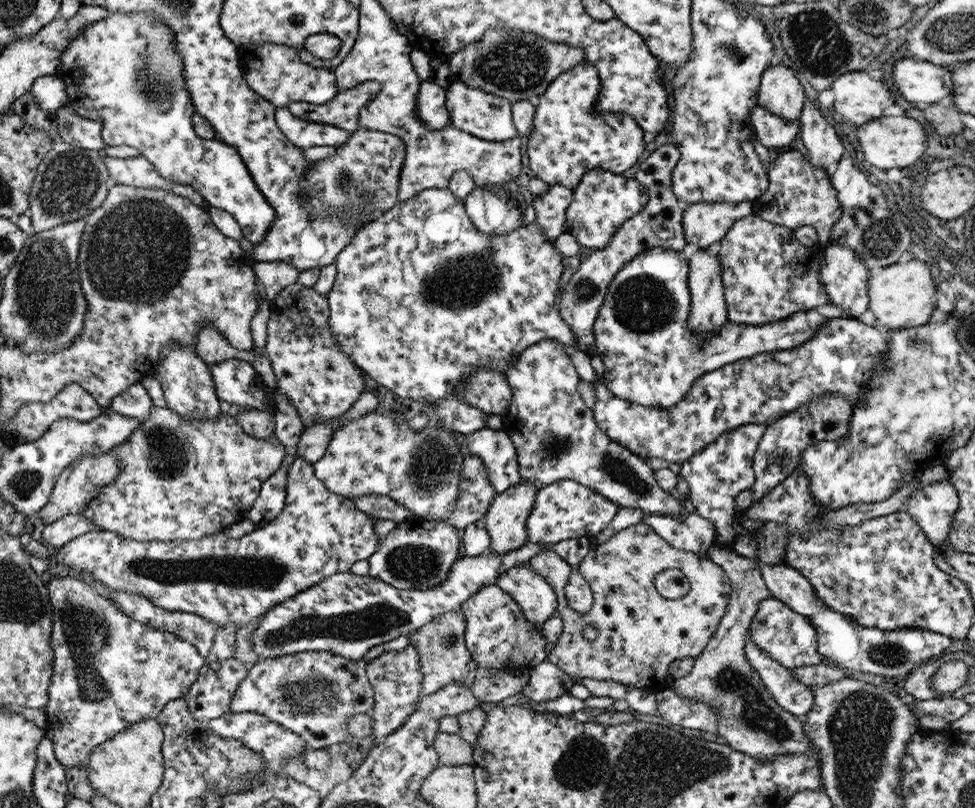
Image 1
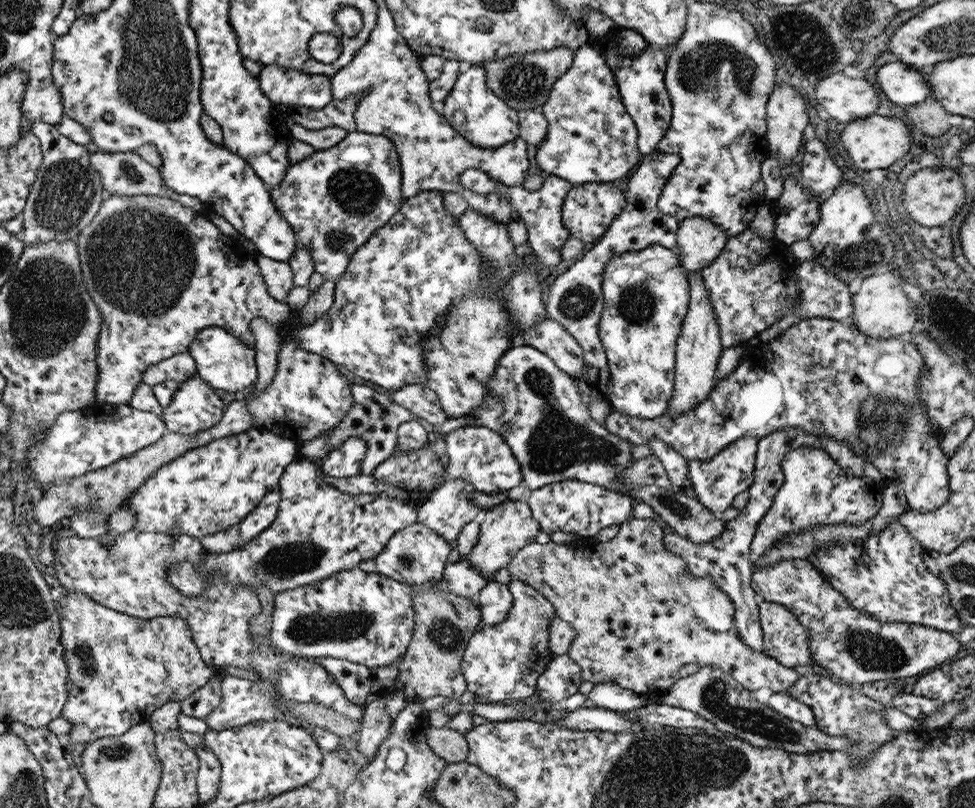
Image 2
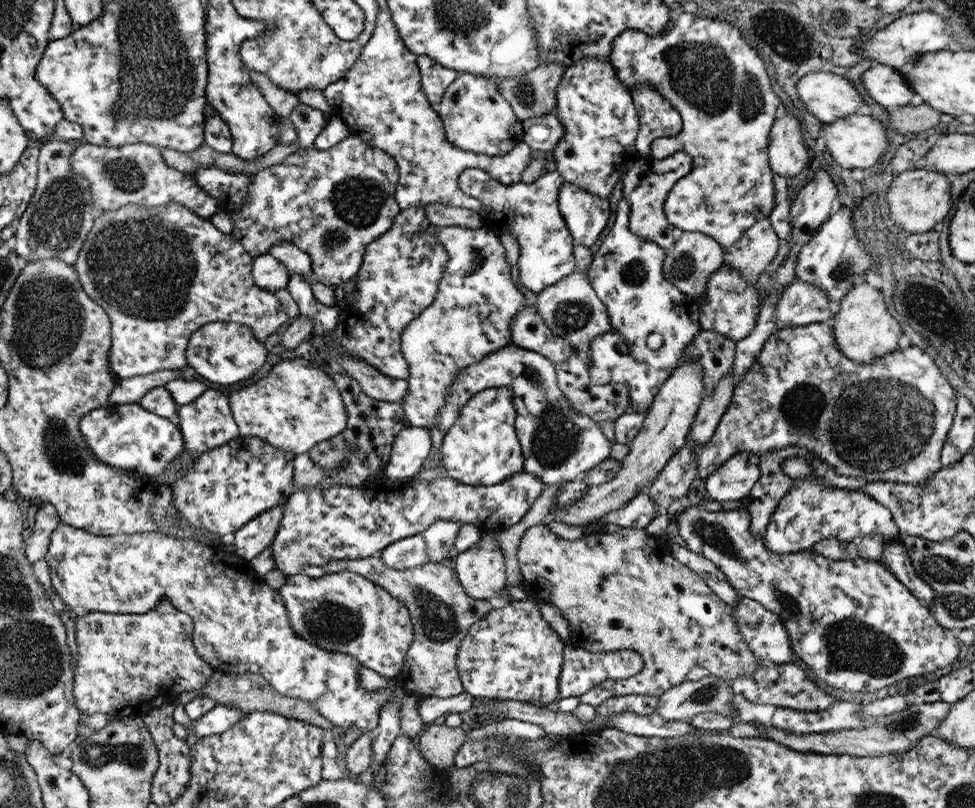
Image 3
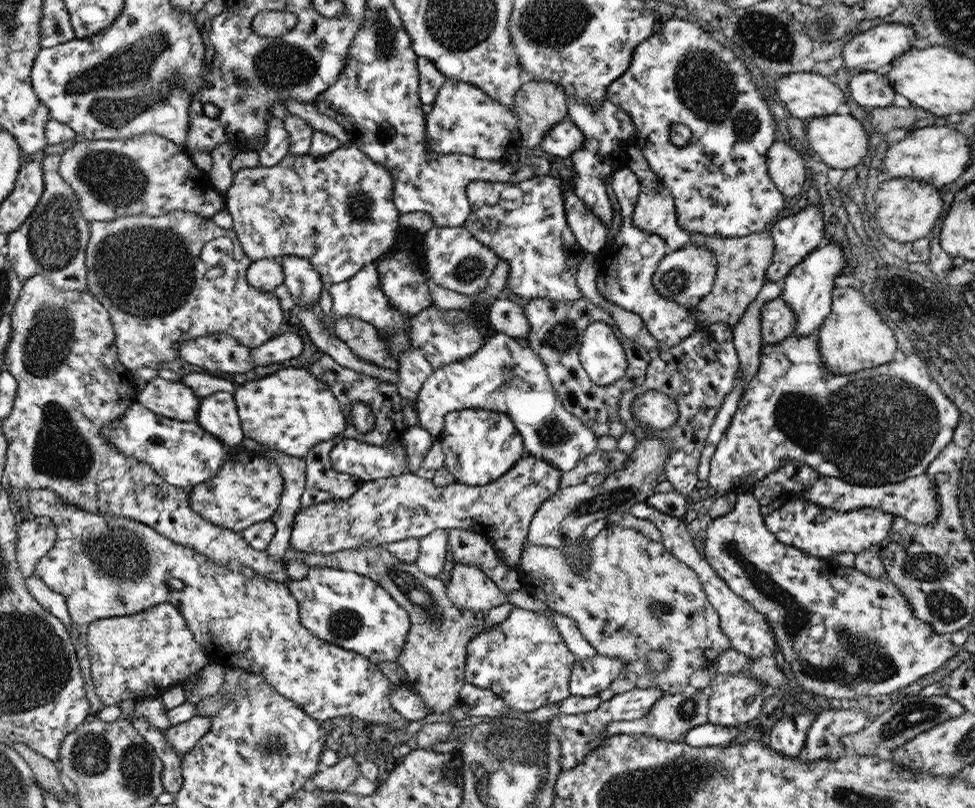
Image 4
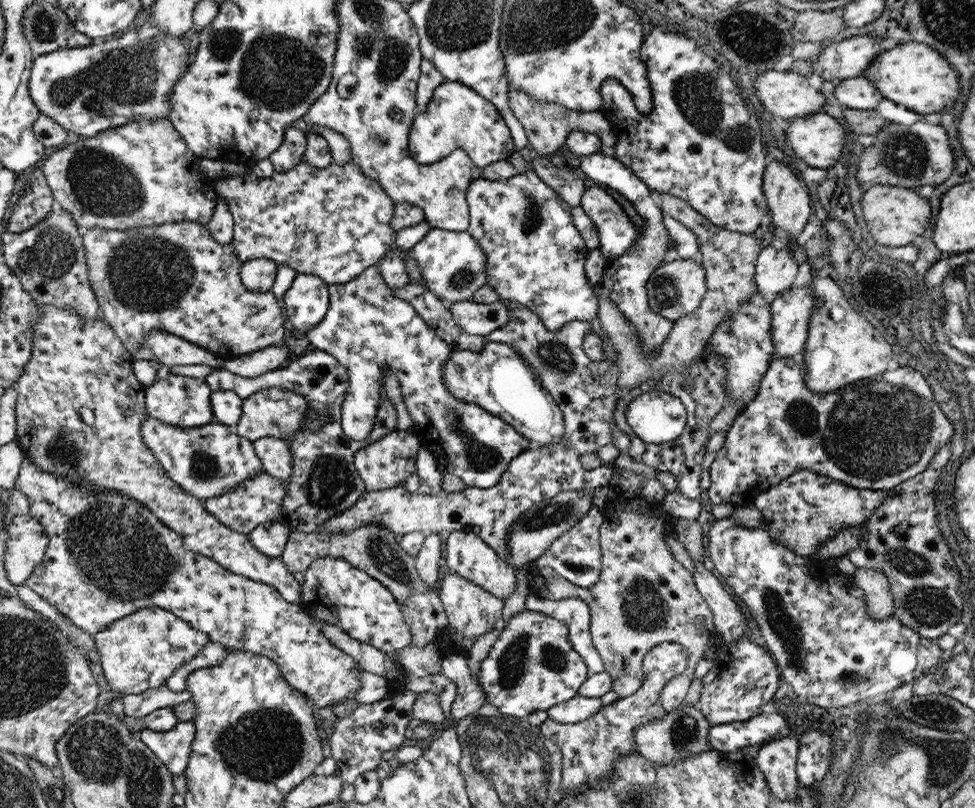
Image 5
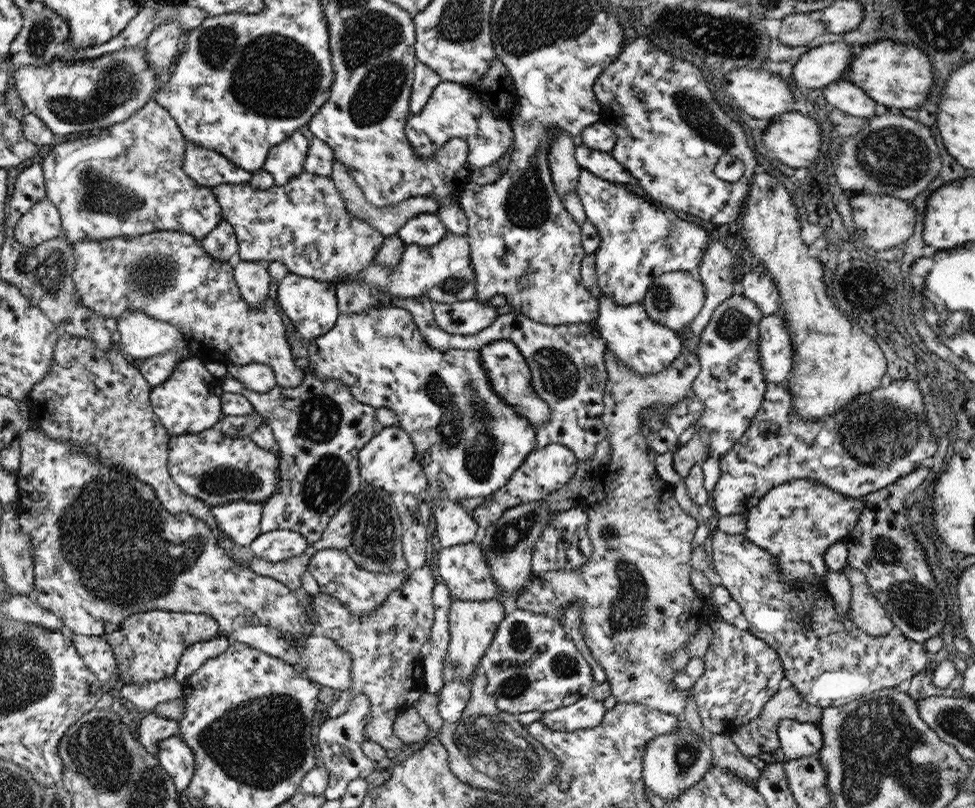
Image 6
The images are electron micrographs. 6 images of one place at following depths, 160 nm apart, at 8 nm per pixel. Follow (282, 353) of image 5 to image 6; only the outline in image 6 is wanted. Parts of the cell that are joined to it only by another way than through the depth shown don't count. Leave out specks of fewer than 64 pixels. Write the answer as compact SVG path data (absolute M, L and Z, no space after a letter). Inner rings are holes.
M268 363L227 364L227 372L231 377L244 383L247 389L259 393L268 392L272 390L274 385L278 384L275 371Z

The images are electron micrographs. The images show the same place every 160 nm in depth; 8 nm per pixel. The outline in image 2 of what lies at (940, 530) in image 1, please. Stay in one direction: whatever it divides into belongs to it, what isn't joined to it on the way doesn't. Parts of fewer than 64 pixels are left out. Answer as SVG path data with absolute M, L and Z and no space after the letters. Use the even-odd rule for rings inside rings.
M814 317L809 319L801 319L792 325L788 330L785 330L776 340L772 342L762 342L756 346L745 347L741 362L737 366L736 371L723 378L721 381L716 381L713 385L712 392L708 398L699 402L690 410L684 411L678 415L674 420L663 418L642 419L640 417L632 417L632 415L625 415L617 411L614 407L609 408L609 413L606 415L606 422L604 426L612 435L618 435L620 438L631 442L631 445L640 446L648 445L648 441L658 439L666 442L668 447L672 447L674 451L678 452L682 457L689 462L698 460L706 462L710 458L714 458L726 448L726 445L738 440L738 438L750 437L758 438L758 440L776 433L776 430L790 430L790 428L798 428L804 430L806 434L818 436L818 438L834 438L836 441L848 441L848 446L852 446L854 454L864 458L864 462L876 467L884 476L884 482L892 481L902 484L906 489L907 506L914 512L930 512L931 510L938 510L944 506L948 499L950 499L950 490L948 488L949 474L947 473L948 458L942 451L939 441L939 431L932 429L932 424L928 421L928 416L921 406L919 400L919 380L923 377L923 368L925 362L923 356L918 352L918 349L912 343L906 343L897 337L888 338L874 338L864 334L858 327L850 323L835 321L829 318Z

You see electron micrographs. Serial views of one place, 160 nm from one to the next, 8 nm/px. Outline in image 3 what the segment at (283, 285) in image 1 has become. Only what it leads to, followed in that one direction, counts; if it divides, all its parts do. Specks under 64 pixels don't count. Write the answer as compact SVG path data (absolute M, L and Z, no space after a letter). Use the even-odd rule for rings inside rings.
M269 252L255 258L253 277L258 286L265 291L275 293L290 284L291 272L279 259L274 258Z

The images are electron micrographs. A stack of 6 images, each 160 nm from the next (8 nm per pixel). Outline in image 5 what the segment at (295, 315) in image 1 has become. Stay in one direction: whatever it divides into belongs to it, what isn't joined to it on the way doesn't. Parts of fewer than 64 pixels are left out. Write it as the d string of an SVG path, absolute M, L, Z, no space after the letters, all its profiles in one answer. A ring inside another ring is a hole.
M280 387L263 388L252 396L243 399L242 420L233 428L235 434L253 442L260 438L275 437L282 441L292 441L300 432L307 416L309 404L304 395Z

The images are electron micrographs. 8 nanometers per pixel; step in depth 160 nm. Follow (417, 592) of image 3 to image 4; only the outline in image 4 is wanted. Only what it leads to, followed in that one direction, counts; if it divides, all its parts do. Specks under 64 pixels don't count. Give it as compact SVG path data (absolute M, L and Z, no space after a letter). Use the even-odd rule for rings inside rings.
M289 544L284 553L284 563L300 562L306 566L312 567L328 567L334 570L356 571L356 574L362 574L366 578L371 578L374 582L378 582L384 590L389 591L394 599L404 610L408 611L411 619L410 636L407 638L406 648L403 654L398 658L398 663L404 669L407 680L404 686L419 694L424 700L426 708L431 712L429 714L442 714L442 712L450 712L457 702L460 700L461 690L466 683L466 662L467 662L467 644L475 634L485 630L484 619L486 614L468 609L459 609L452 602L452 598L448 596L447 586L444 585L439 577L433 577L420 571L414 563L404 563L400 561L396 555L387 549L386 546L371 546L371 548L350 548L348 550L338 550L338 553L328 555L308 554L296 550Z

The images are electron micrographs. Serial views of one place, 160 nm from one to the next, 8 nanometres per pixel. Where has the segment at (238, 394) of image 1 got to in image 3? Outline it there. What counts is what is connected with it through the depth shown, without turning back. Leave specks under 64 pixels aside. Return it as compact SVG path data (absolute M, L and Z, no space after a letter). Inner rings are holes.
M232 321L208 322L190 335L185 357L200 376L226 387L255 376L266 362L267 352L266 343L256 338L250 327Z

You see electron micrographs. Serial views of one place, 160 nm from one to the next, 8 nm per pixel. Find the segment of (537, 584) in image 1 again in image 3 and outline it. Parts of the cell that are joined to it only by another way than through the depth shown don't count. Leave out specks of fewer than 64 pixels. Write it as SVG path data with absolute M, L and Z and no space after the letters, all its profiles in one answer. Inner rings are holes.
M530 597L511 600L503 608L492 609L482 621L475 622L463 638L458 654L459 673L462 675L465 690L476 700L514 700L522 703L538 701L539 707L559 701L558 679L564 662L563 650L566 644L546 622L537 601Z

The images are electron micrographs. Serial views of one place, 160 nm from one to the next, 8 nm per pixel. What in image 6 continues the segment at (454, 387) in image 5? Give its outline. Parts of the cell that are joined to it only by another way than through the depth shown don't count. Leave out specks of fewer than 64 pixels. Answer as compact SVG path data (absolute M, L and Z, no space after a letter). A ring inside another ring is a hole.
M496 340L479 349L481 365L487 374L489 383L494 386L495 392L507 402L519 415L532 424L534 430L542 428L542 424L548 423L551 416L551 408L536 394L531 367L527 365L527 359L523 357L518 346L509 340Z

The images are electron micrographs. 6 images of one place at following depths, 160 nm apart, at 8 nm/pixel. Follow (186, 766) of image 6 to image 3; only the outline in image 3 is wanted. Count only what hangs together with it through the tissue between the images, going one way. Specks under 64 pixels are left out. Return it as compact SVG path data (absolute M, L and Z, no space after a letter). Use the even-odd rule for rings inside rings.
M219 704L203 717L193 721L191 730L188 732L194 733L200 739L210 737L212 734L220 734L240 722L245 713L242 709L230 704Z

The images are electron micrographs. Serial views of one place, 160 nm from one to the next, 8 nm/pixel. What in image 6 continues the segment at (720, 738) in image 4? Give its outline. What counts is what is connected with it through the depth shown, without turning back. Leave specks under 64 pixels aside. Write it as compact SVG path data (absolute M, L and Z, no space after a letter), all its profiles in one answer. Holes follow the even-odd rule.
M785 718L778 723L777 733L782 753L790 760L818 755L823 747L823 732L818 724Z

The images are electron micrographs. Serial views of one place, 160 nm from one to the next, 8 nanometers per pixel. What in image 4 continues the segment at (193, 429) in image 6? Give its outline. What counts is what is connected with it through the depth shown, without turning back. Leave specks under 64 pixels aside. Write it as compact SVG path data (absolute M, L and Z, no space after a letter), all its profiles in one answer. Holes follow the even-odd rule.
M156 377L144 383L138 401L157 415L164 415L164 418L196 422L202 396L181 381L172 382Z

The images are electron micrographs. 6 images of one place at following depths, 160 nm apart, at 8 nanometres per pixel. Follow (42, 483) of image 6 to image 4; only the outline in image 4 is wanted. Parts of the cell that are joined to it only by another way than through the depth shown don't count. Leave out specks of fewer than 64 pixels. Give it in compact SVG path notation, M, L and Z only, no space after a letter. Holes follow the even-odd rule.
M49 489L24 490L28 492L30 511L36 517L50 517L58 530L54 548L36 566L35 573L53 591L64 595L72 622L88 624L101 618L138 614L162 603L172 603L182 611L187 626L215 665L225 668L235 666L263 674L278 694L292 700L317 721L354 716L366 724L386 725L391 730L398 728L403 735L409 720L392 708L388 698L389 692L399 688L400 684L393 683L364 655L312 634L302 625L299 601L284 583L267 579L244 563L223 565L214 562L192 547L172 542L166 535L137 520L80 510Z

